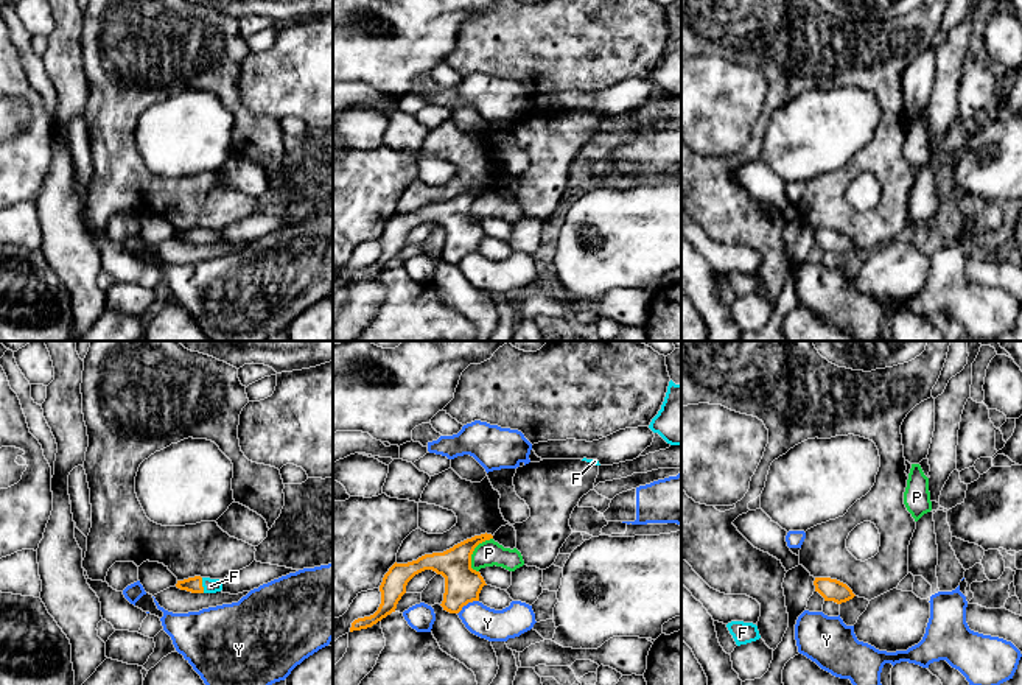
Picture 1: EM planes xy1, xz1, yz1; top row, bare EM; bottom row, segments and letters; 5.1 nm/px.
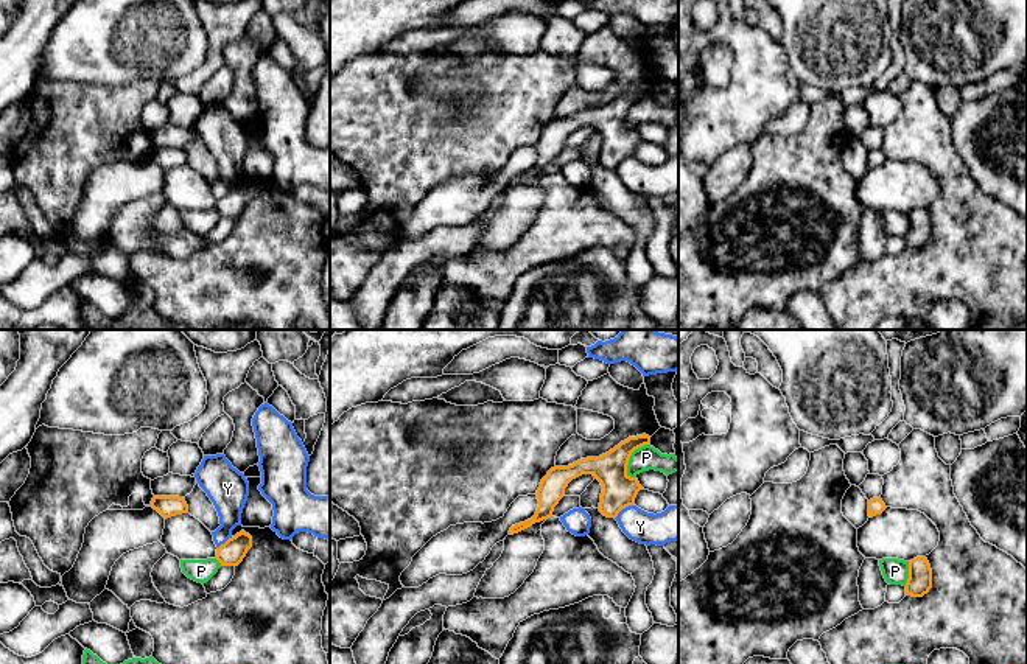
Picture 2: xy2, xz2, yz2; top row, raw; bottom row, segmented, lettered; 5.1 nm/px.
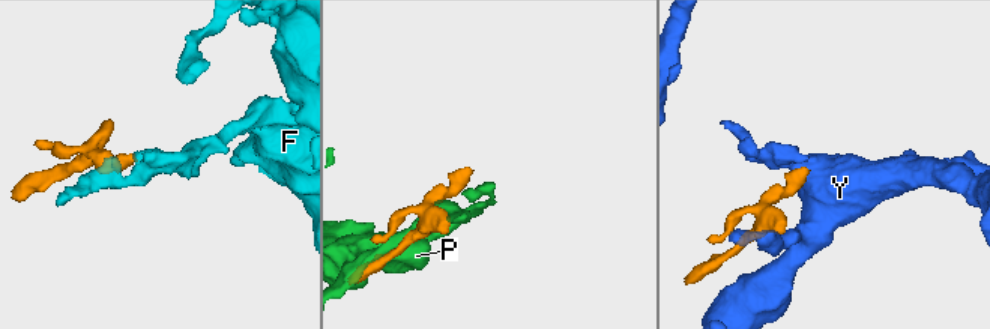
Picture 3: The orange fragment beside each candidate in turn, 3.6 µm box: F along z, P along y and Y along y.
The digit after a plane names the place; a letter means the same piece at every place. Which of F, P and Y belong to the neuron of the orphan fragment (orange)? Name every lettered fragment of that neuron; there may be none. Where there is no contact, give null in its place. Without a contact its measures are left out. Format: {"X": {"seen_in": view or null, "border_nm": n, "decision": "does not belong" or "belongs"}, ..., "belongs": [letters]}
{"F": {"seen_in": "xy1", "border_nm": 80, "decision": "belongs"}, "P": {"seen_in": "xz2", "border_nm": 200, "decision": "does not belong"}, "Y": {"seen_in": "xz1", "border_nm": 130, "decision": "does not belong"}, "belongs": ["F"]}

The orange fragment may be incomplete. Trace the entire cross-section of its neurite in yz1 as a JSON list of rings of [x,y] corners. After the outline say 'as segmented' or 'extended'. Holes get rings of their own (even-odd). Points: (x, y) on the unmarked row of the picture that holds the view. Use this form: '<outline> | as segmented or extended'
[[[815,229],[814,237],[815,243],[818,243],[824,249],[824,252],[842,255],[856,248],[846,235],[837,230]]] | as segmented

